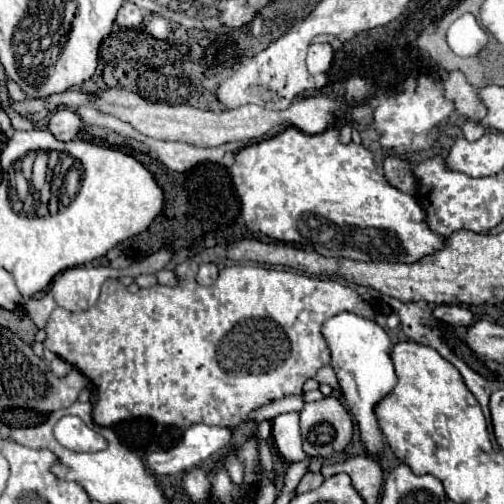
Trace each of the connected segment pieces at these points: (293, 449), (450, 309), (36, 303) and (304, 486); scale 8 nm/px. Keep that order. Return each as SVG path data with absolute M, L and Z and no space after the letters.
M282 413L272 419L272 437L276 449L288 463L304 461L306 453L302 451L302 437L298 427L298 413Z
M438 305L432 315L444 323L448 323L450 327L458 329L458 327L468 327L474 319L474 313L466 307L466 305Z
M44 293L40 299L28 299L26 303L26 313L30 315L30 319L36 323L38 329L42 329L48 321L48 315L52 313L52 309L56 307L56 301L50 293Z
M306 473L300 481L300 485L296 487L296 493L304 493L304 491L310 491L310 489L316 489L320 487L324 481L324 475L322 473Z

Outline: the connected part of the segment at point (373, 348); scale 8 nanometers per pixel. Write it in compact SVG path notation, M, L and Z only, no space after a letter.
M342 311L322 323L322 337L330 349L330 367L334 369L340 389L344 393L346 403L350 405L358 427L360 437L370 455L378 455L382 451L382 433L374 415L376 403L386 397L396 385L394 365L390 361L390 339L386 331L370 317L362 317L352 311Z

